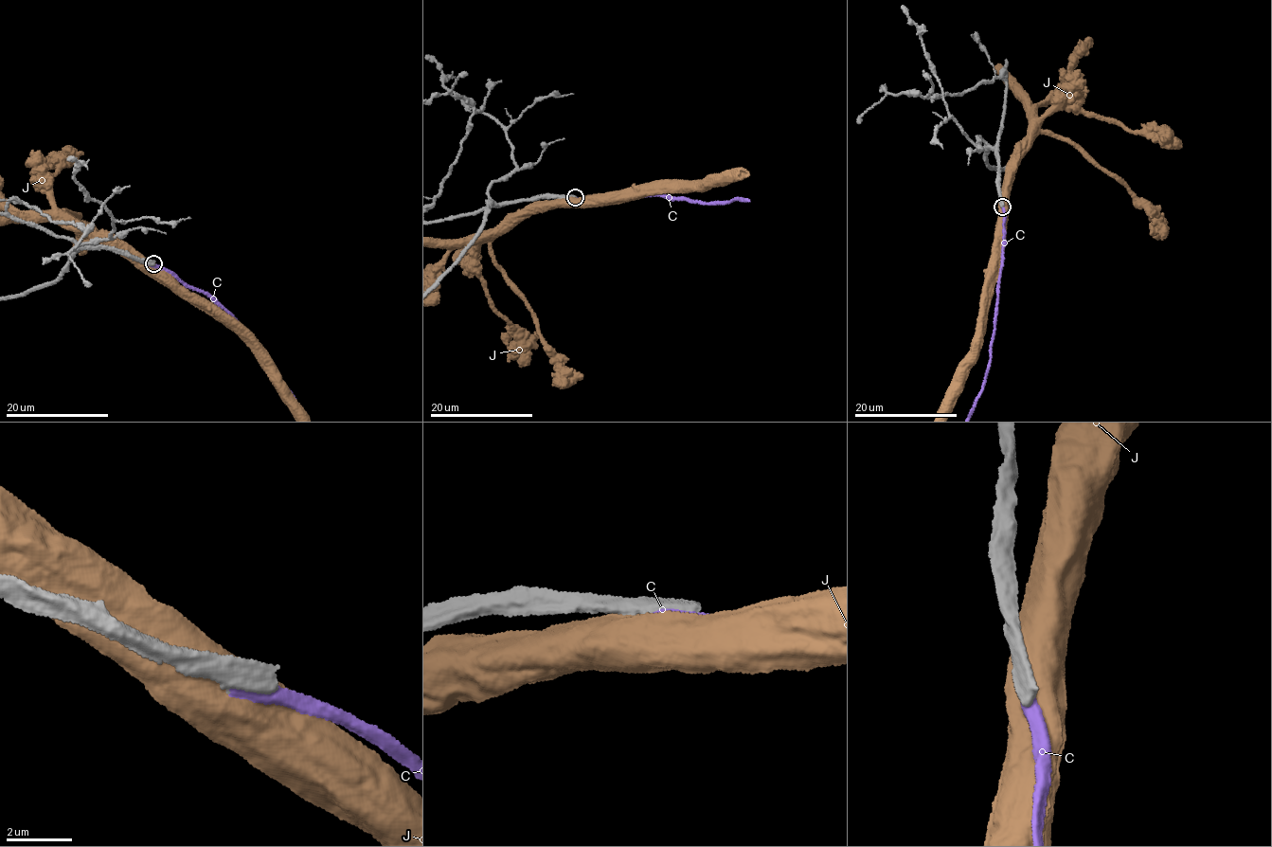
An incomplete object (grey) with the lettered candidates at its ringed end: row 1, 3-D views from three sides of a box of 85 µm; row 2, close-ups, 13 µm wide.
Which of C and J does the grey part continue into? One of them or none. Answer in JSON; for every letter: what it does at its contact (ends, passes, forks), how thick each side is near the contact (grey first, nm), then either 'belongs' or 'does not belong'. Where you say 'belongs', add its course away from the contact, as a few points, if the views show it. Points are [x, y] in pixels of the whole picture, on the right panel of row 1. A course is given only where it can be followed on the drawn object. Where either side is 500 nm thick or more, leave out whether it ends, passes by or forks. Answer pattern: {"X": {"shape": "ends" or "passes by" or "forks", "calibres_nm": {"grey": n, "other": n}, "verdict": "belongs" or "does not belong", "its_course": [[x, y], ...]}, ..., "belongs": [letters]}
{"C": {"calibres_nm": {"grey": 650, "other": 460}, "verdict": "does not belong"}, "J": {"calibres_nm": {"grey": 480, "other": 750}, "verdict": "does not belong"}, "belongs": []}

